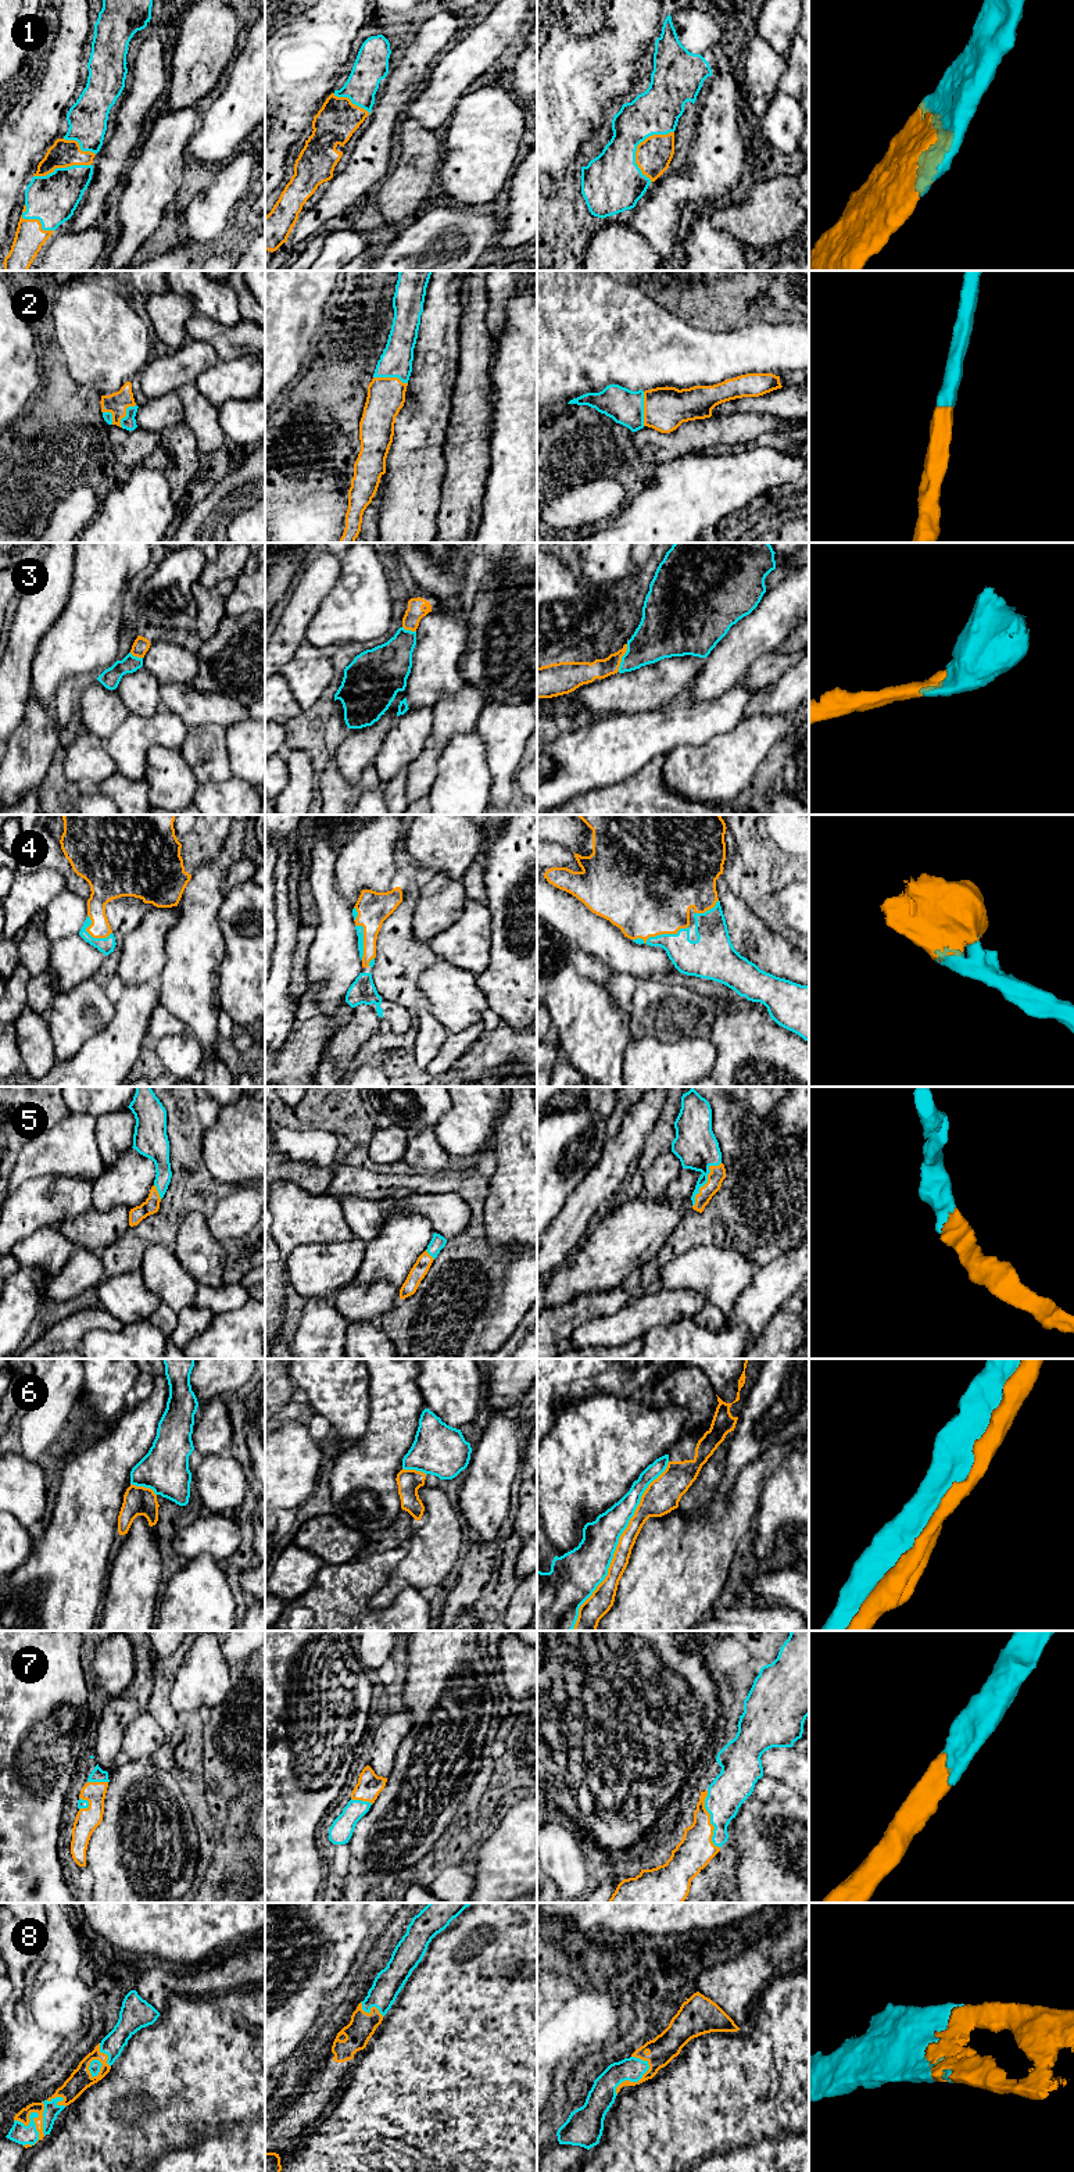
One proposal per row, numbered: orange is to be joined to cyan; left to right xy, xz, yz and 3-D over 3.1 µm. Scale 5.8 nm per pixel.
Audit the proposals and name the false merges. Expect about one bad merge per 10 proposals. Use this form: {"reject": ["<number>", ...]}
{"reject": []}

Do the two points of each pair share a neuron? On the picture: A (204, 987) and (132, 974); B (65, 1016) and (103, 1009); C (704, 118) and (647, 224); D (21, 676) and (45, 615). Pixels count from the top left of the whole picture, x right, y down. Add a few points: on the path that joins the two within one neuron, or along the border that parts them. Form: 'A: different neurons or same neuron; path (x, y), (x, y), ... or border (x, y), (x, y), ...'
A: different neurons; border (165, 947), (165, 965), (157, 980)
B: same neuron; path (75, 1016), (81, 1019), (96, 1017)
C: same neuron; path (704, 145), (704, 168), (673, 197)
D: same neuron; path (21, 661), (21, 644), (29, 630)

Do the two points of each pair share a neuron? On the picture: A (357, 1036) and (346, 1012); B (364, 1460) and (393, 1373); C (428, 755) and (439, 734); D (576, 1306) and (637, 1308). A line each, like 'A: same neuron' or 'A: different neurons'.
A: different neurons
B: same neuron
C: same neuron
D: different neurons

